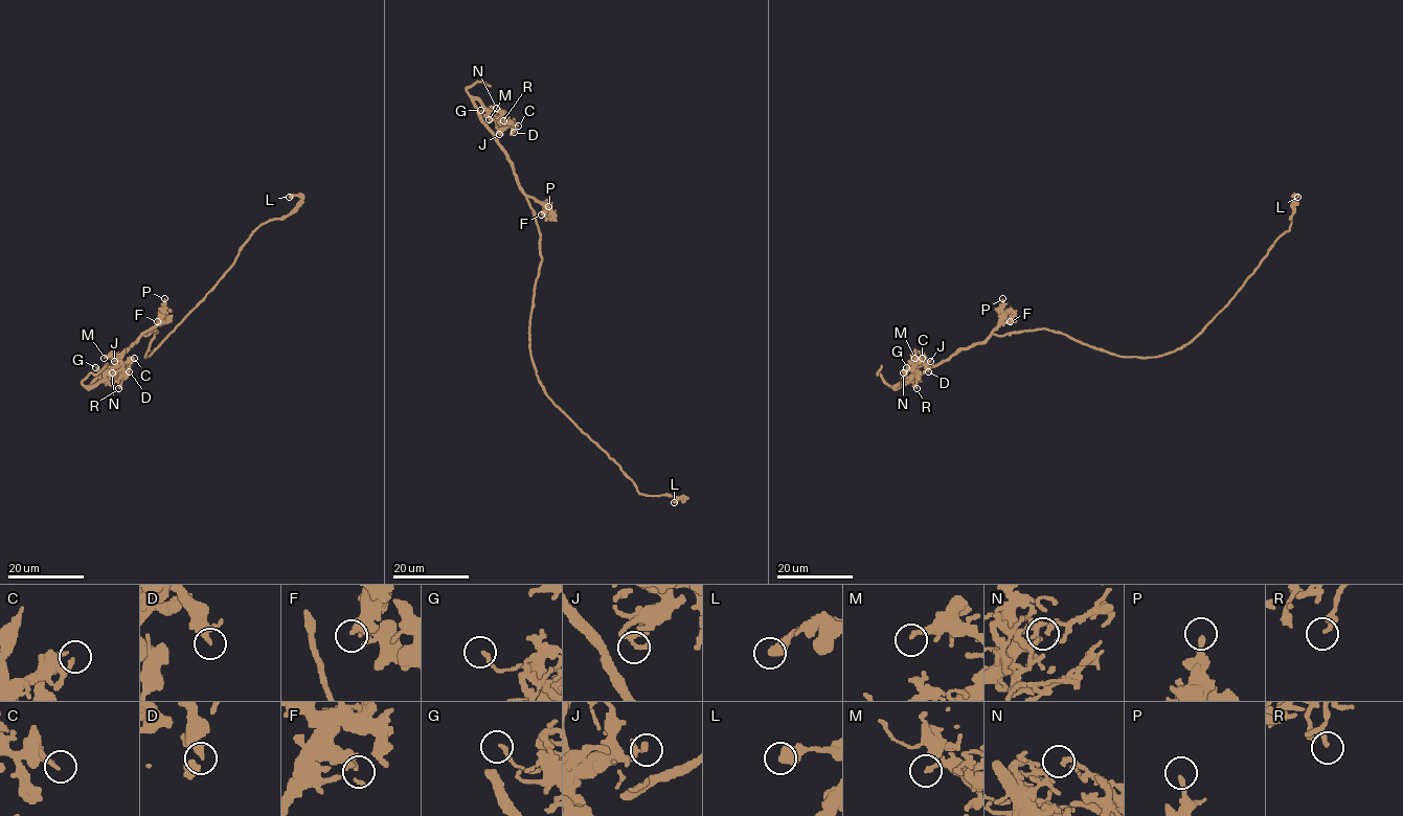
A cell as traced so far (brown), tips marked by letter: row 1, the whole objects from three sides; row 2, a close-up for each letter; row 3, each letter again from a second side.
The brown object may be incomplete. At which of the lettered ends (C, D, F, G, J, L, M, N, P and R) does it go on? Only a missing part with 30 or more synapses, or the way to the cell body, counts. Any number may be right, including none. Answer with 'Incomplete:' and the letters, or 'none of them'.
Incomplete: none of them

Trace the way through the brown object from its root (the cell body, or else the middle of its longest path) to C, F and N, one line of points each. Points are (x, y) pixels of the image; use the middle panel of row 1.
C: (529, 320), (542, 259), (540, 232), (513, 163), (473, 100), (477, 99), (495, 118), (518, 126)
F: (529, 320), (542, 256), (540, 232), (527, 196), (544, 206), (541, 214)
N: (529, 320), (542, 259), (540, 232), (513, 163), (473, 100), (505, 119), (496, 108)

